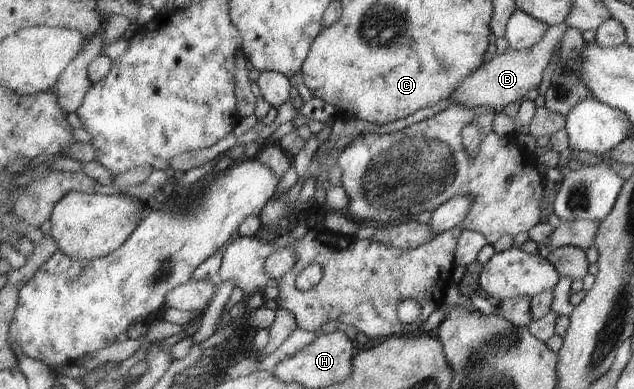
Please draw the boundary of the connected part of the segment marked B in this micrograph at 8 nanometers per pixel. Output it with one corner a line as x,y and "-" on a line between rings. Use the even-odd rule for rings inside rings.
564,22
560,25
549,26
541,40
535,43
531,49
515,50
510,48
505,54
495,53
478,71
462,82
462,85
451,97
452,103
471,108
486,106
496,110
509,105
509,103
515,103
519,99
522,100
529,91
535,90
541,83
543,71
549,65
553,52
561,48
562,38
567,29
568,26

